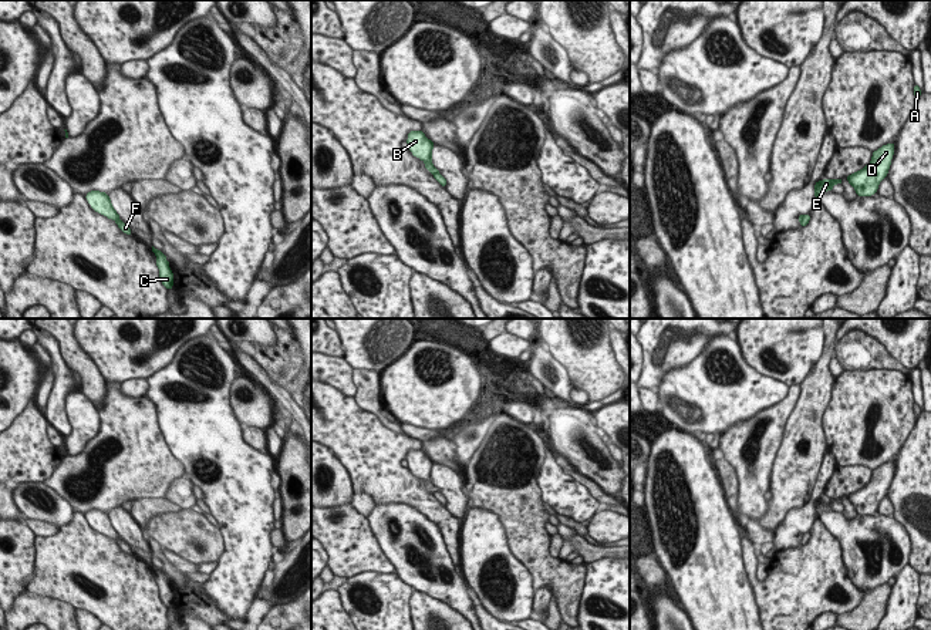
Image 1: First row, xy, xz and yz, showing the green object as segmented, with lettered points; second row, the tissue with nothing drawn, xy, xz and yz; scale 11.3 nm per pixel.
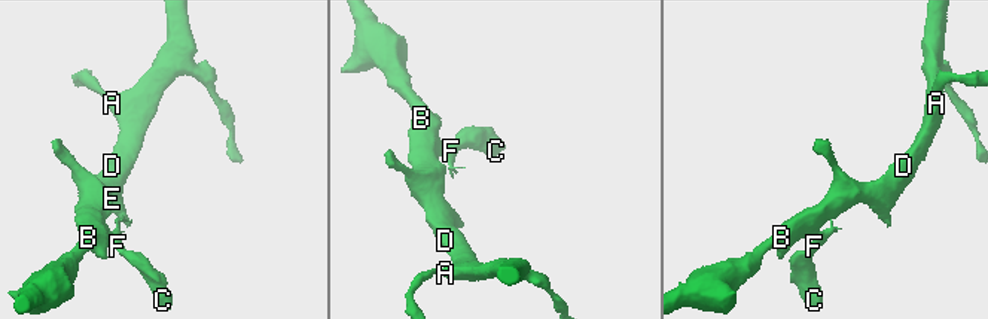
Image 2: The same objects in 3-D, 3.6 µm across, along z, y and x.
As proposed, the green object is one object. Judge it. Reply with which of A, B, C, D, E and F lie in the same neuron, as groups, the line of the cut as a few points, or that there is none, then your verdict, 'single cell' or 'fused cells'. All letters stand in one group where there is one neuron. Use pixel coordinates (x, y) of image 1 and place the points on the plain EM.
A B D E / C F | xy (118, 536), (115, 539) | fused cells

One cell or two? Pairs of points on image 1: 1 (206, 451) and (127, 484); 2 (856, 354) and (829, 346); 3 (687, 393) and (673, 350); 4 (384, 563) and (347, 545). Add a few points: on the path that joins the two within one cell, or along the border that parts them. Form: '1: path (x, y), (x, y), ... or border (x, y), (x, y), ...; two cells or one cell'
1: border (162, 433), (172, 454), (184, 465), (186, 475); two cells
2: border (836, 344), (833, 354); two cells
3: border (705, 344), (687, 361), (665, 369), (655, 388); two cells
4: path (375, 561), (356, 549); one cell

